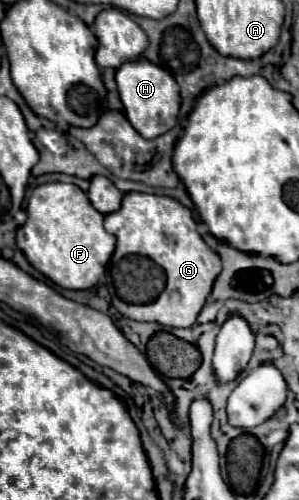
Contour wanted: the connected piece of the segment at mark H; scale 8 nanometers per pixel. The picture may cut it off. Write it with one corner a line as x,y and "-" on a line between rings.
142,58
138,62
126,62
124,66
120,66
116,72
116,82
124,112
132,126
136,126
140,134
144,134
144,138
156,138
176,124
180,110
180,92
176,80
172,78
172,74
168,74
168,70

